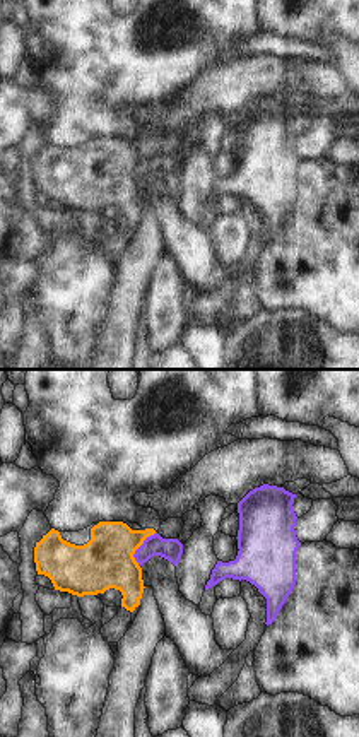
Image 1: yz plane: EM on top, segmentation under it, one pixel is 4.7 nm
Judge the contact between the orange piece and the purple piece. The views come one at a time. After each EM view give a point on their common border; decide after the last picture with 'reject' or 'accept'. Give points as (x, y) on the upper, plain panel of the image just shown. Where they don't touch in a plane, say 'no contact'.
(139, 163)

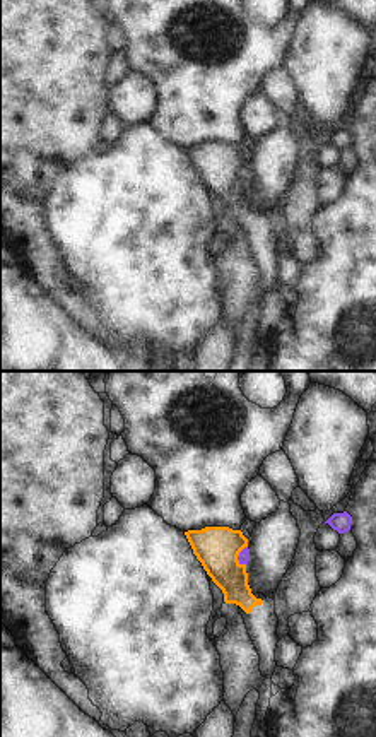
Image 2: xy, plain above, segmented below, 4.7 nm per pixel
(238, 171)

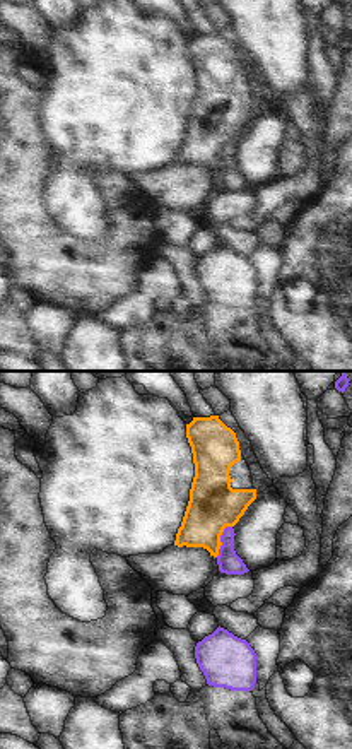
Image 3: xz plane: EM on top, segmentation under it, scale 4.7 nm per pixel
(219, 156)

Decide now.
reject

